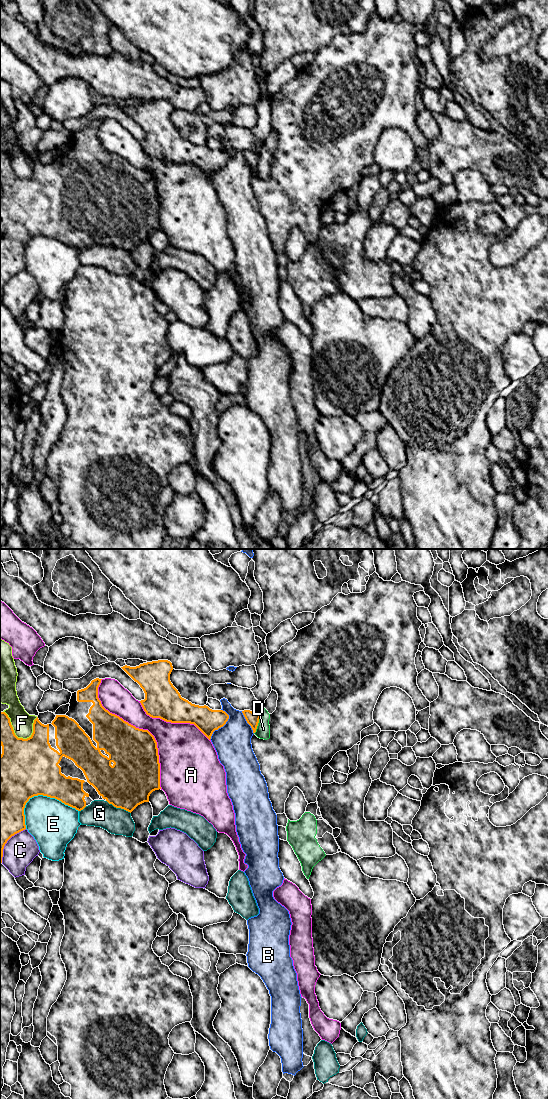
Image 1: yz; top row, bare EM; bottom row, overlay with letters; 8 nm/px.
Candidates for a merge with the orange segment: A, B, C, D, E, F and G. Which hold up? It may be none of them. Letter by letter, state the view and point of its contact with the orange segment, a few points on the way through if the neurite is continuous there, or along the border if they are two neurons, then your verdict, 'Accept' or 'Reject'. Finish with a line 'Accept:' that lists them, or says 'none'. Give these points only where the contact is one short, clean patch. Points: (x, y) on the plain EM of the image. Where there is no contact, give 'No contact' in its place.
A: Touches orange at yz (141, 169). Reject
B: Touches orange at yz (222, 166). Reject
C: Touches orange at yz (6, 282). Reject
D: Touches orange at yz (257, 164). Boundary: yz (260, 155), (254, 173). Reject
E: Touches orange at yz (39, 234). Reject
F: Touches orange at yz (13, 171). Reject
G: Touches orange at yz (118, 247). Reject
Accept: none

